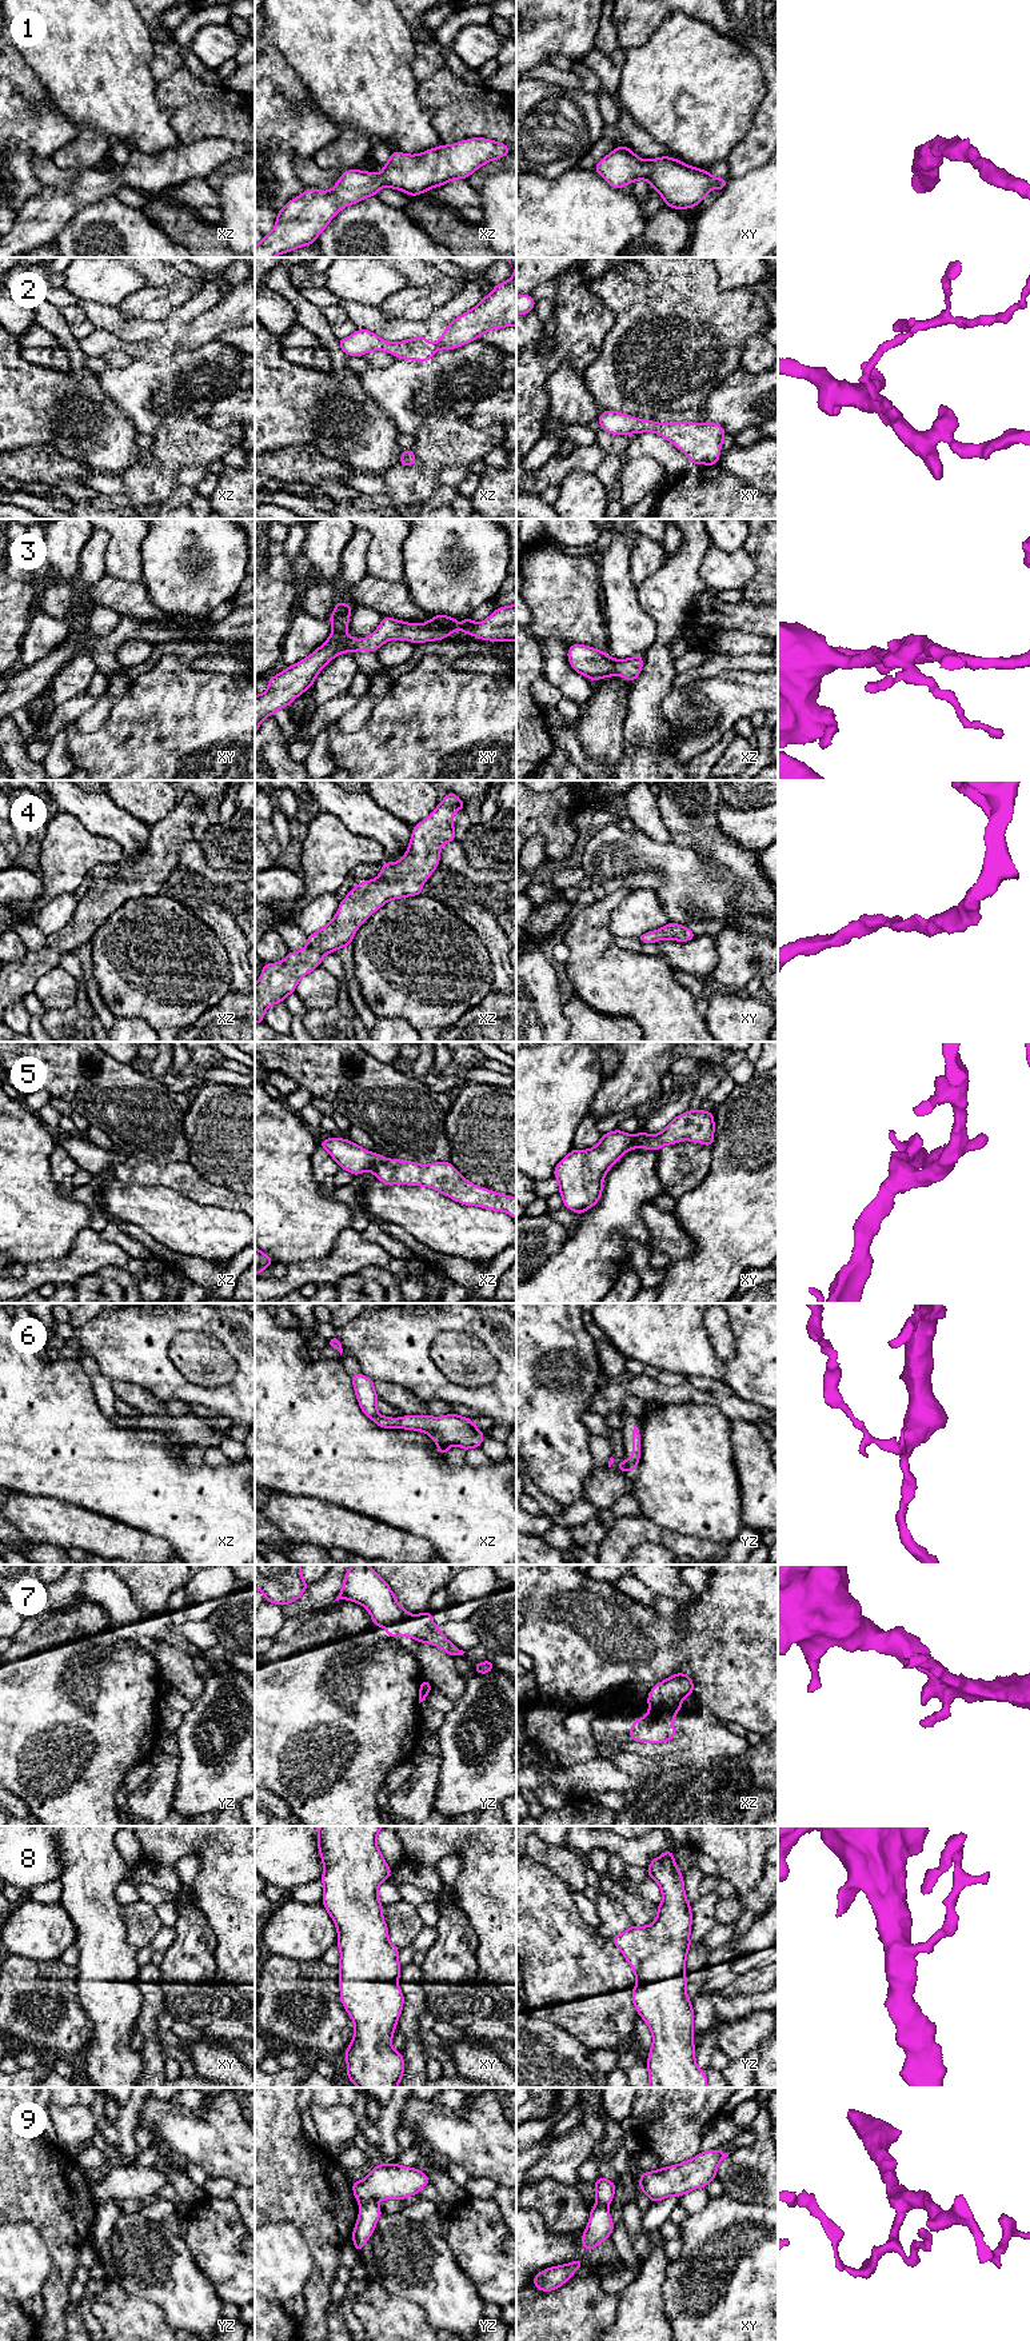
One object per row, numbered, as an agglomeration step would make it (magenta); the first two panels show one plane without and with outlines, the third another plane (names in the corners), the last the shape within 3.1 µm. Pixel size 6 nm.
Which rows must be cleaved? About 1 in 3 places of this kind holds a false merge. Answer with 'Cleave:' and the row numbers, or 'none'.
Cleave: 9

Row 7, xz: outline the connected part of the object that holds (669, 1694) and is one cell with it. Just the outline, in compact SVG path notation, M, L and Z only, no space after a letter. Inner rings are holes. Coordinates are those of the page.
M672 1674L656 1683L647 1697L648 1713L630 1727L631 1741L660 1743L674 1739L676 1735L672 1721L683 1699L692 1693L690 1674Z

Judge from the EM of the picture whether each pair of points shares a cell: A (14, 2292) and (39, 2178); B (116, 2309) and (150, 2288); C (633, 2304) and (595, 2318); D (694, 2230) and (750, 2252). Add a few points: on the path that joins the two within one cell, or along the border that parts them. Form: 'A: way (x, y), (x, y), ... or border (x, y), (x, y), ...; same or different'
A: border (14, 2222), (28, 2222), (48, 2248); different
B: border (110, 2281), (155, 2302), (164, 2313); different
C: border (618, 2294), (617, 2317), (609, 2326); different
D: way (707, 2236), (737, 2252); same

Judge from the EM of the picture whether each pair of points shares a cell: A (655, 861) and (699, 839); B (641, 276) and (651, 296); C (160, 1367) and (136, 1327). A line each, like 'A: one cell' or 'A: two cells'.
A: two cells
B: two cells
C: one cell

